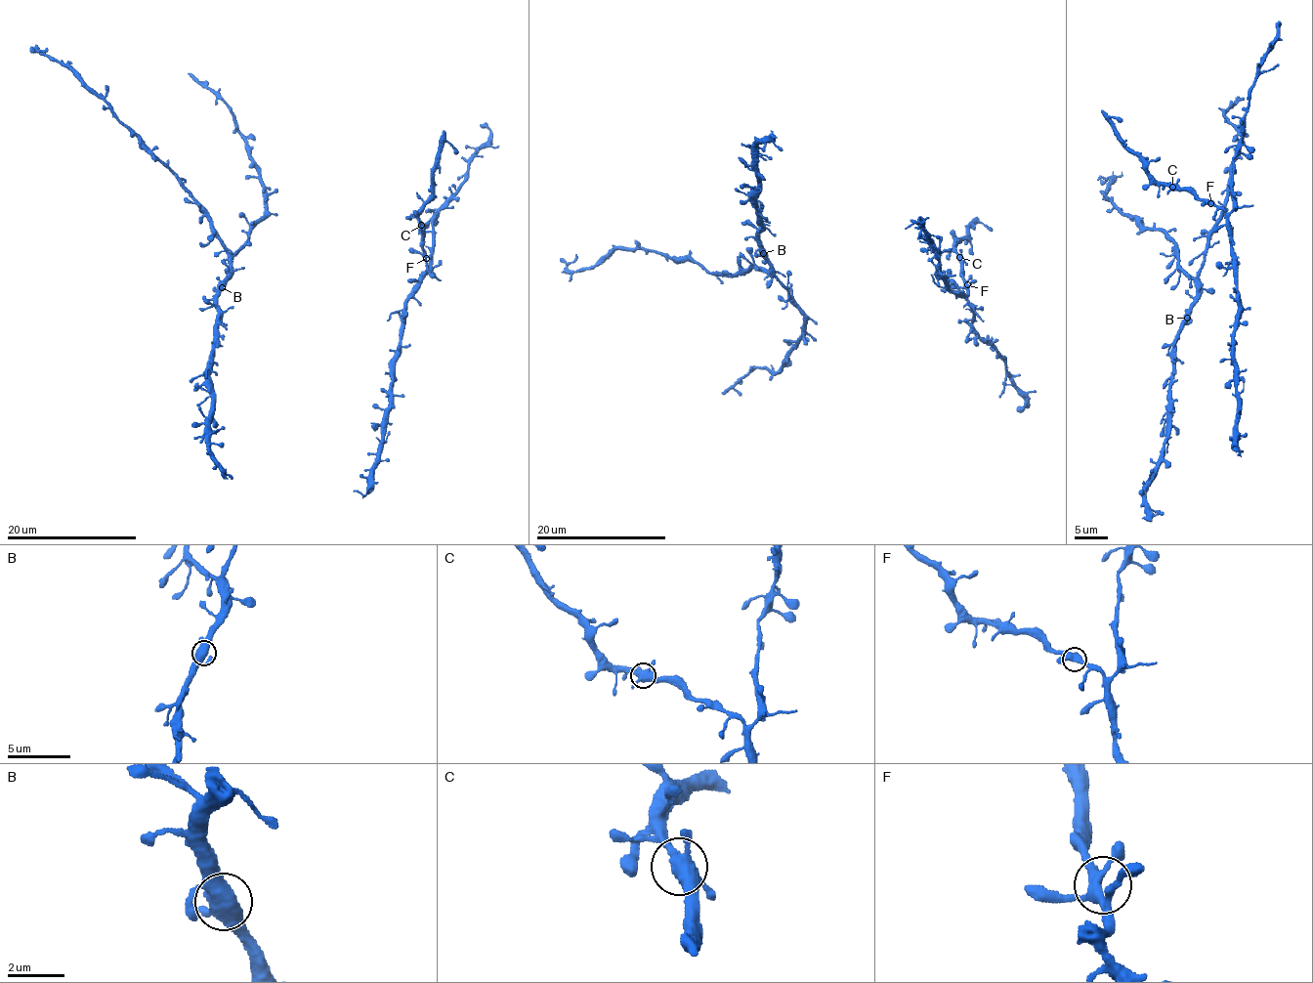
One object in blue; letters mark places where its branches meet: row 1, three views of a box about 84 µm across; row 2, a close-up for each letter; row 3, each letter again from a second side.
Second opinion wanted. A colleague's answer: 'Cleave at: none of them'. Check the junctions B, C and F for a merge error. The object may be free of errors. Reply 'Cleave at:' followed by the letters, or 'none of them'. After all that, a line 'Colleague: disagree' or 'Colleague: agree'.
Cleave at: none of them
Colleague: agree

